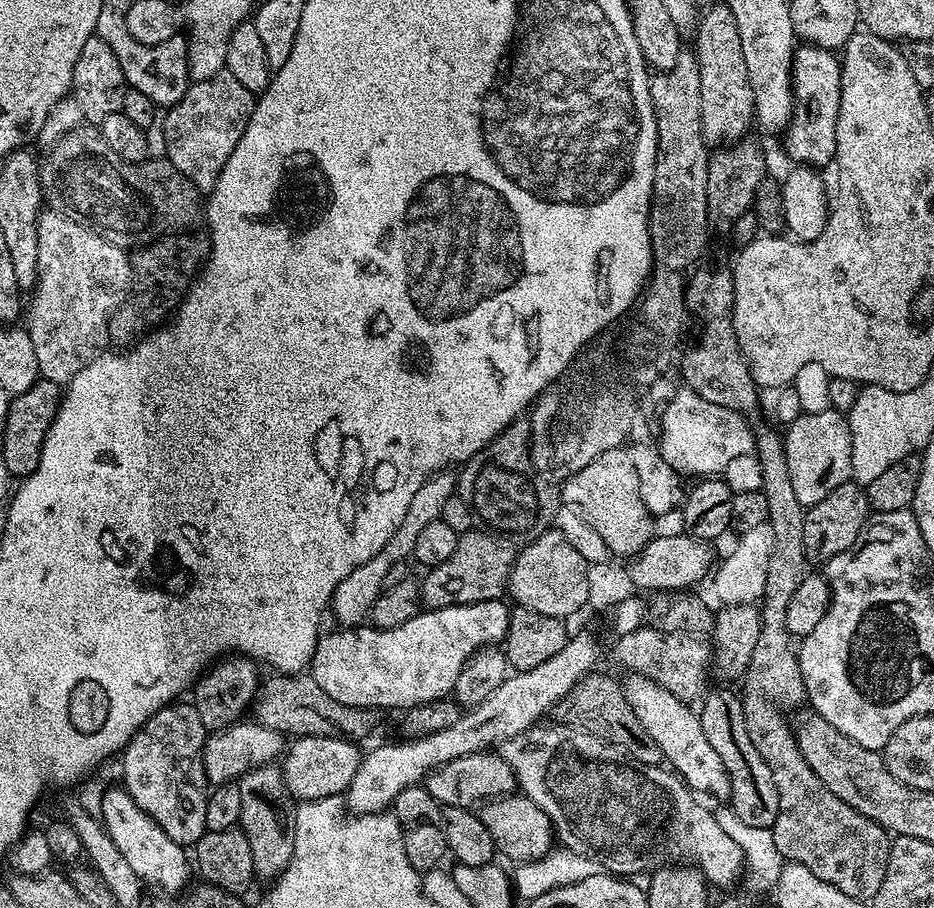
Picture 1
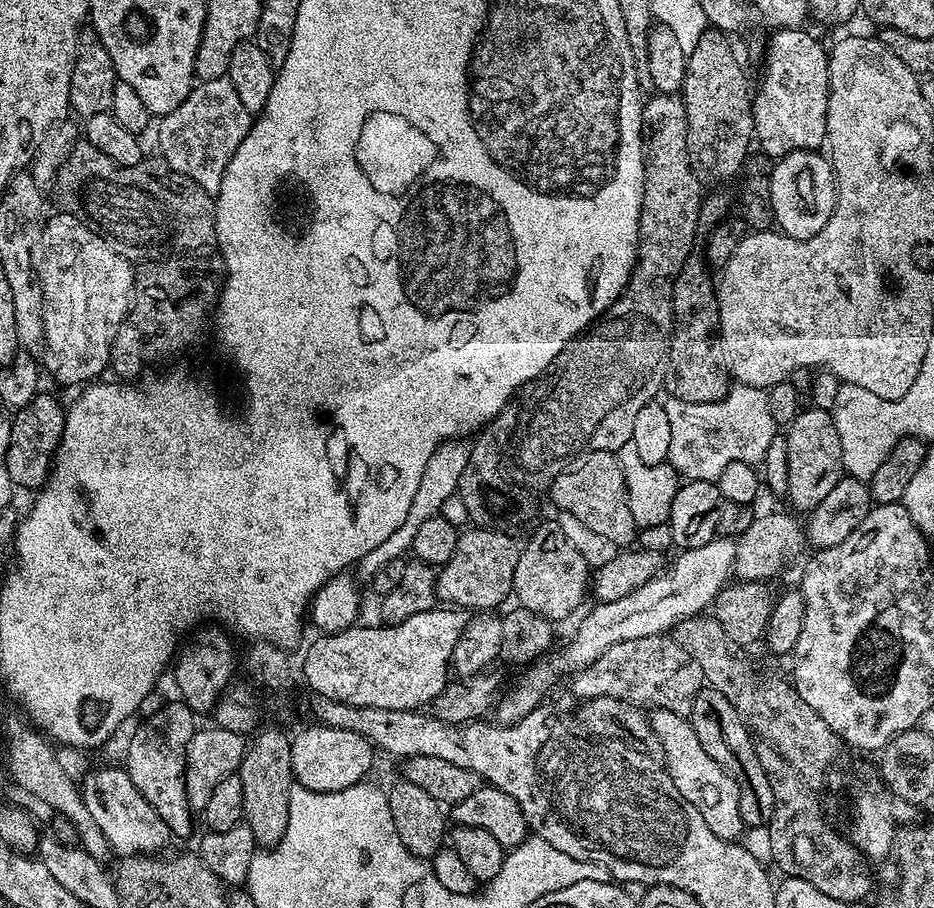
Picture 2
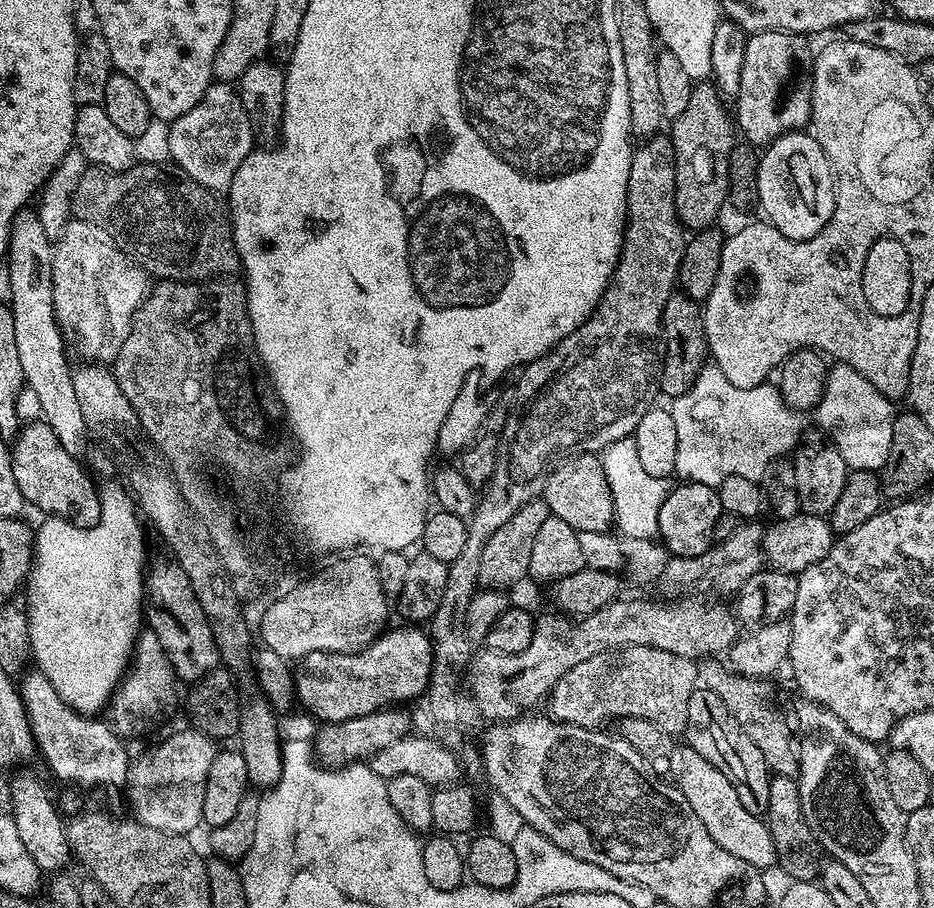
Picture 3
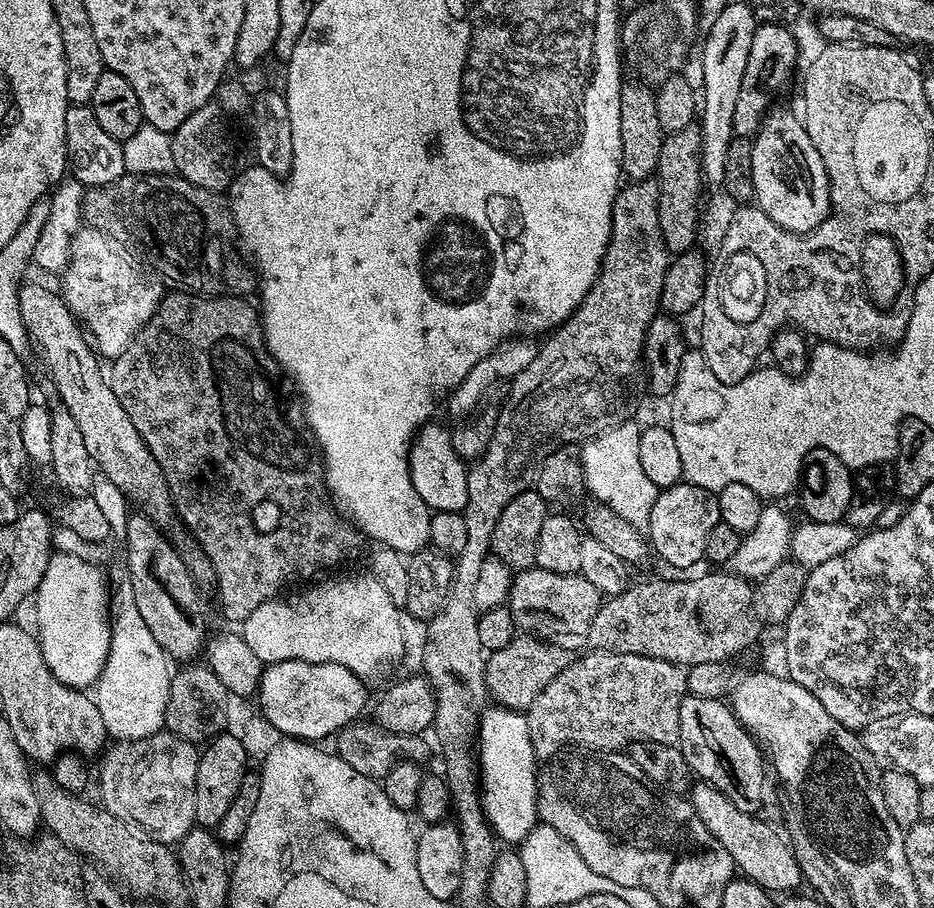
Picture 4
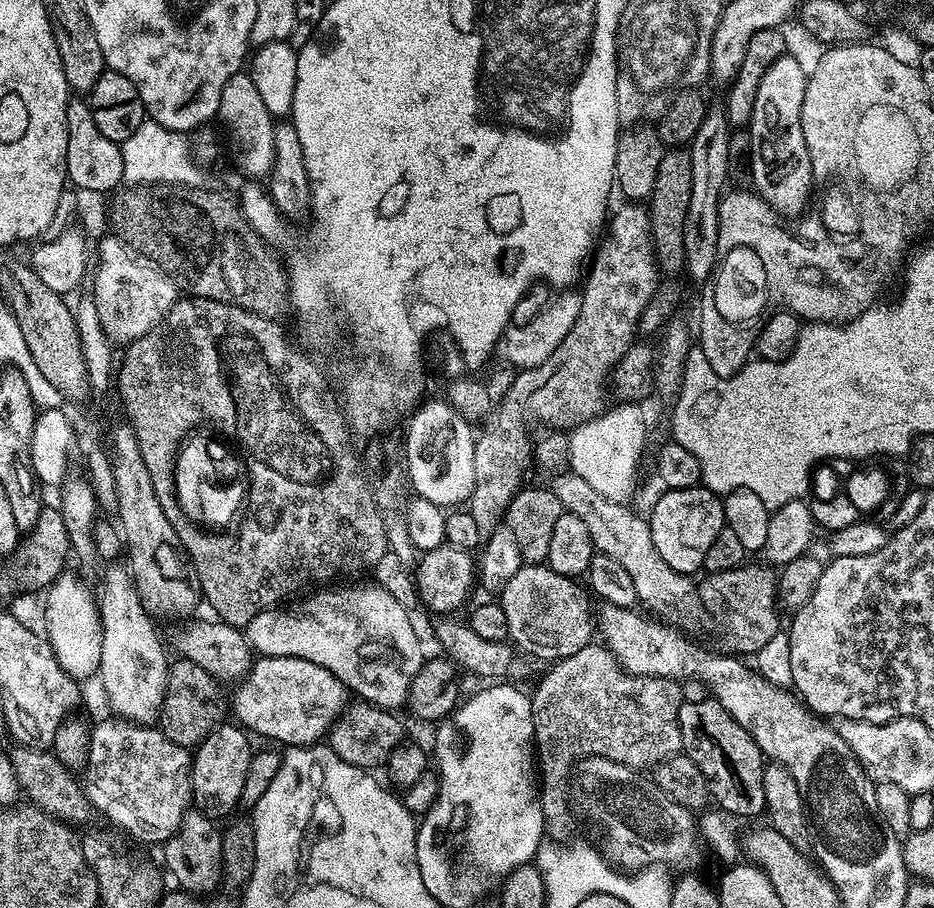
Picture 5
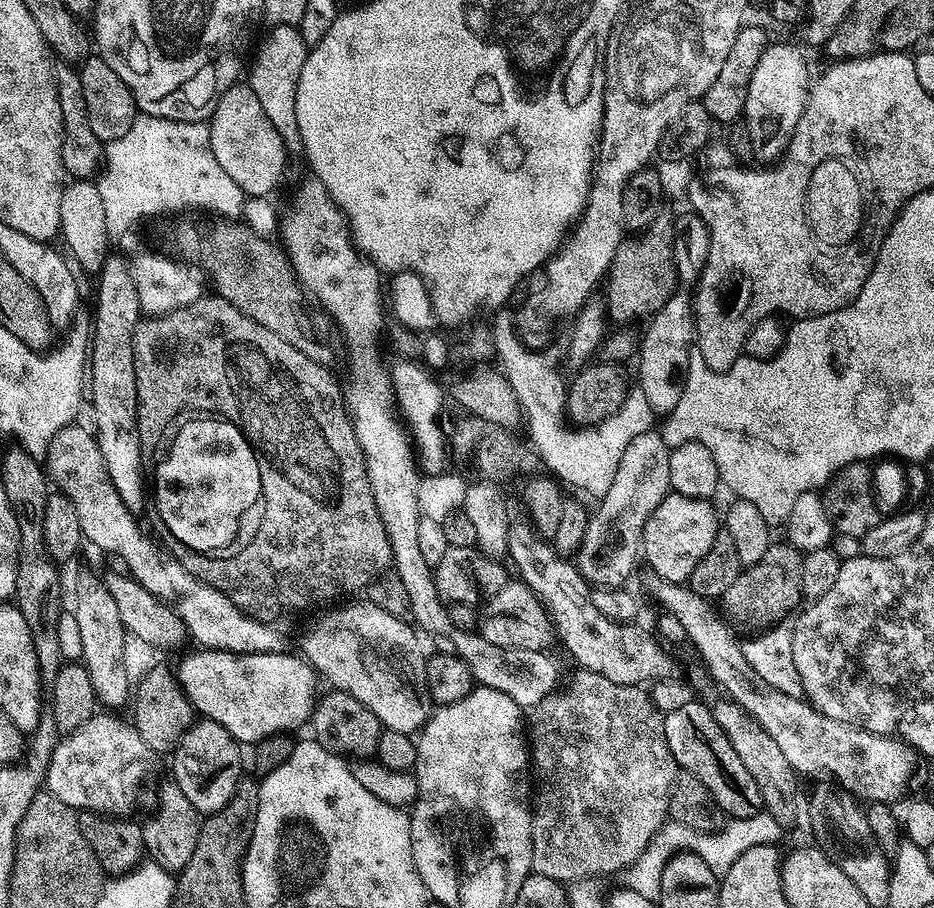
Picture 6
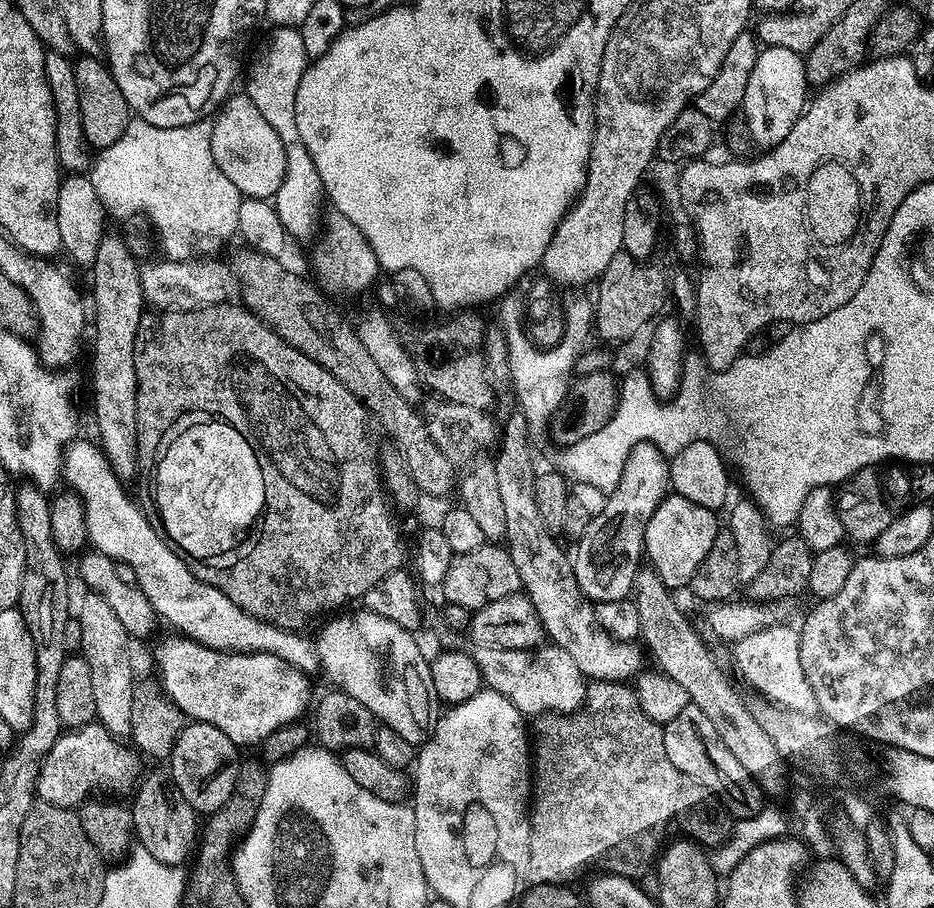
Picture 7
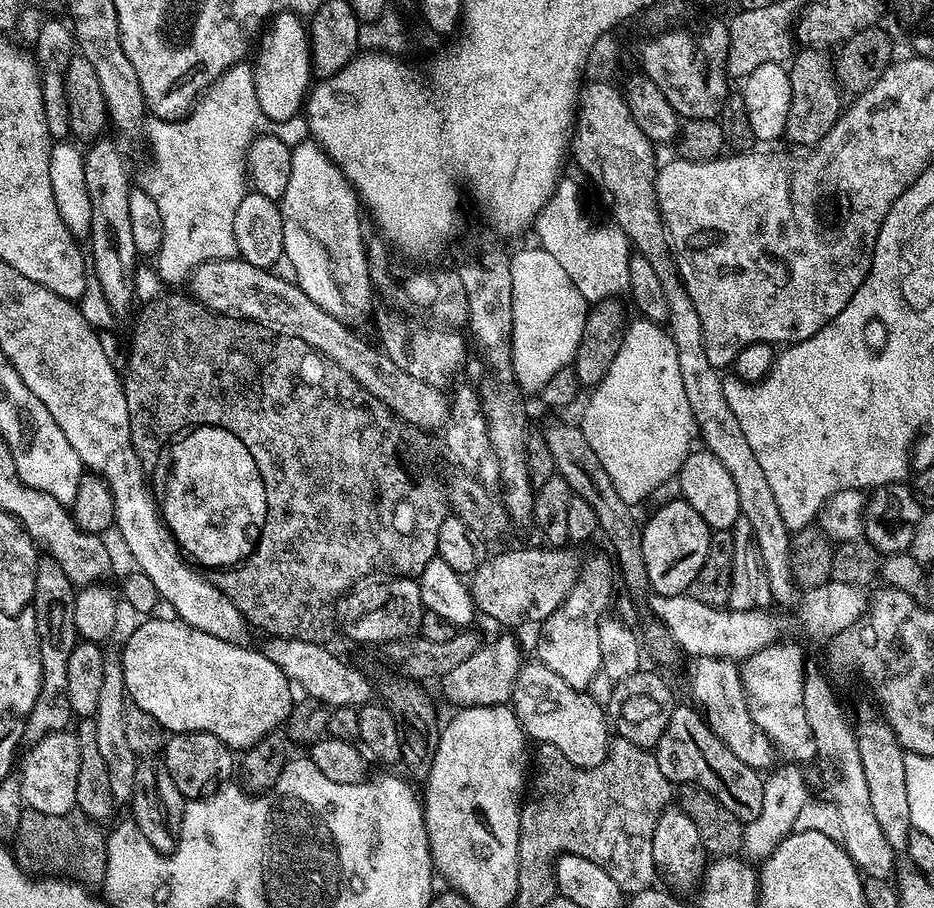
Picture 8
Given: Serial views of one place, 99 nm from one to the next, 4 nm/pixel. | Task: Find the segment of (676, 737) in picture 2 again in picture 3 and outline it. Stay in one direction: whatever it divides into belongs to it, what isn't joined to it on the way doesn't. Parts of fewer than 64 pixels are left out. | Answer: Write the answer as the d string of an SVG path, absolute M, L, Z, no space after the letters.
M685 747L683 751L684 761L680 764L678 787L686 802L690 802L690 810L694 810L702 826L706 826L706 834L710 834L710 838L714 838L714 842L718 842L718 846L722 846L726 854L742 858L742 862L746 862L751 868L765 870L771 864L775 865L776 847L767 823L761 817L750 814L750 810L746 810L742 802L738 802L738 790L734 790L730 778L726 778L722 770L710 766L706 758L702 758L690 747Z

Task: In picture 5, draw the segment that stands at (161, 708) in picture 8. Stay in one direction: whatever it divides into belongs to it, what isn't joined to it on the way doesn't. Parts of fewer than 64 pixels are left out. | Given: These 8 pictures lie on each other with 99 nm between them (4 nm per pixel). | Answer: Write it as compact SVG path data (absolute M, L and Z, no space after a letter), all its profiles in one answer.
M289 656L257 659L235 687L236 701L232 704L235 719L249 733L257 732L283 746L311 746L323 741L350 700L348 689L330 670Z

